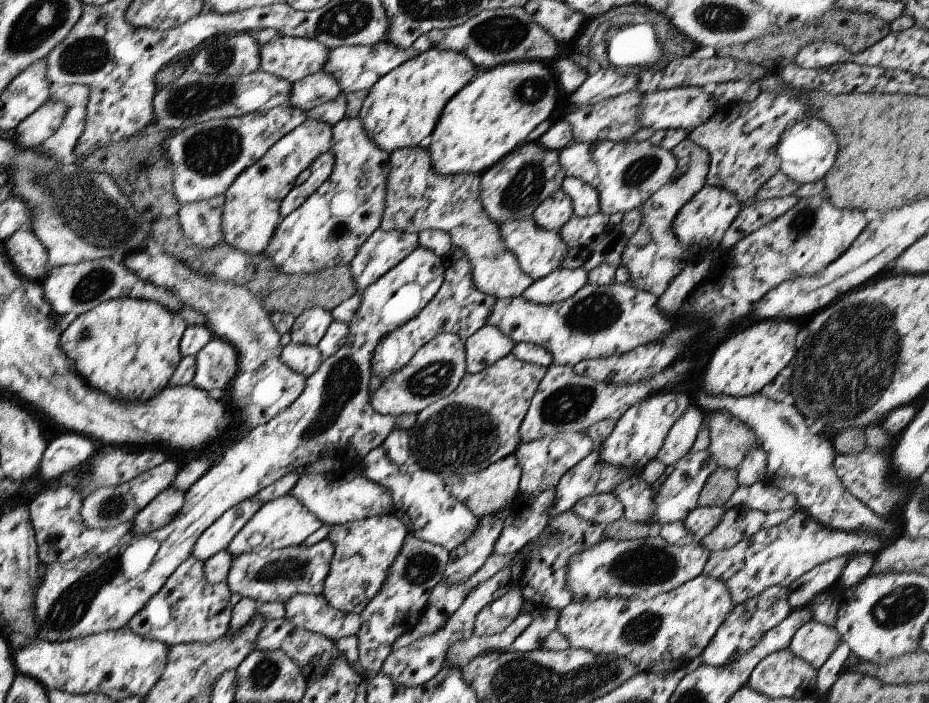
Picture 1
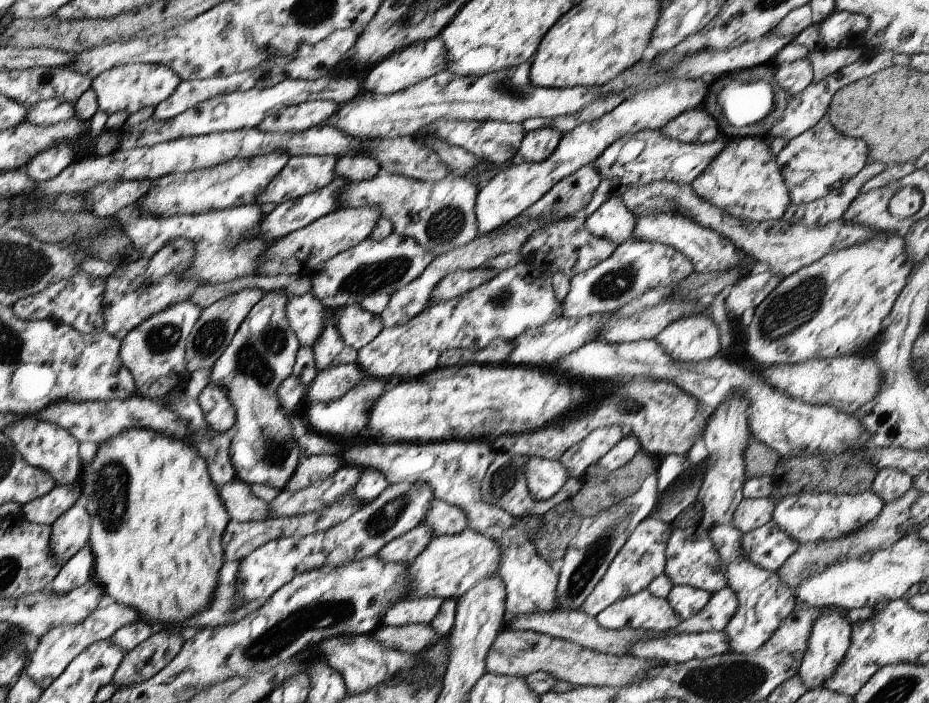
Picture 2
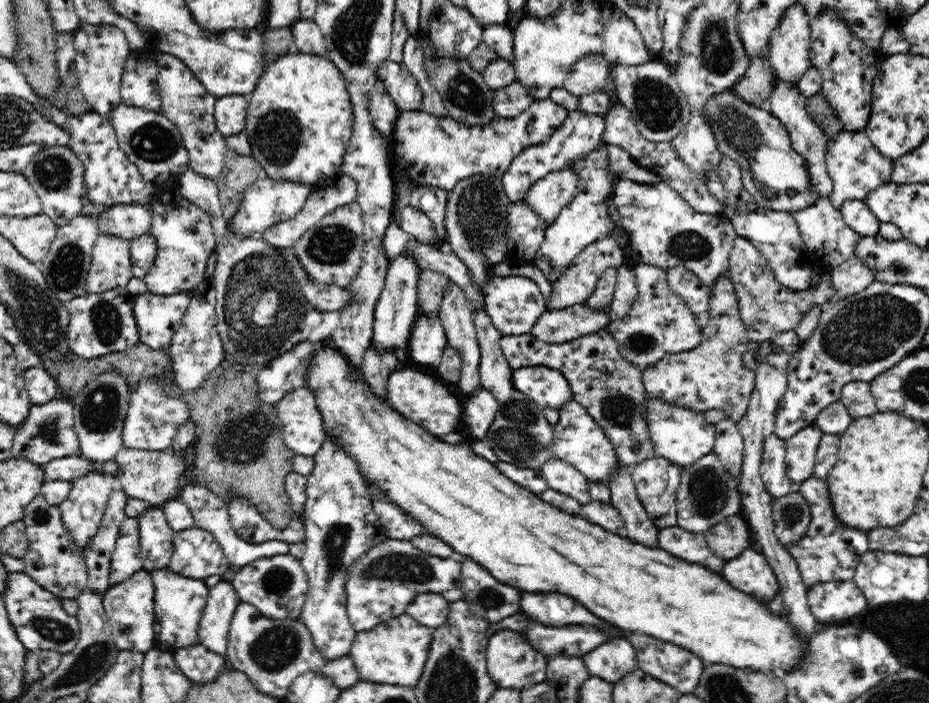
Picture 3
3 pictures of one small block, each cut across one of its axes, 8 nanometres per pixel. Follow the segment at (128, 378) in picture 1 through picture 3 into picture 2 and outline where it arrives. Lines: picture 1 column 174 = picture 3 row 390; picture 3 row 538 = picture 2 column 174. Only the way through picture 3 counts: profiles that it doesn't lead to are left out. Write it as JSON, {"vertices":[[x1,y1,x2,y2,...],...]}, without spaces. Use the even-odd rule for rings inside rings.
{"vertices":[[129,429,99,442,91,462,83,464,81,467,78,480,81,484,81,494,85,494,85,508,90,520,88,543,94,558,92,578,102,588,103,594,111,596,117,604,134,609,140,617,139,620,143,620,154,631,167,631,175,628,181,630,183,626,180,625,184,621,205,610,209,606,209,598,216,588,219,569,225,562,221,537,230,519,206,468,206,462,199,456,195,447,149,429]]}

